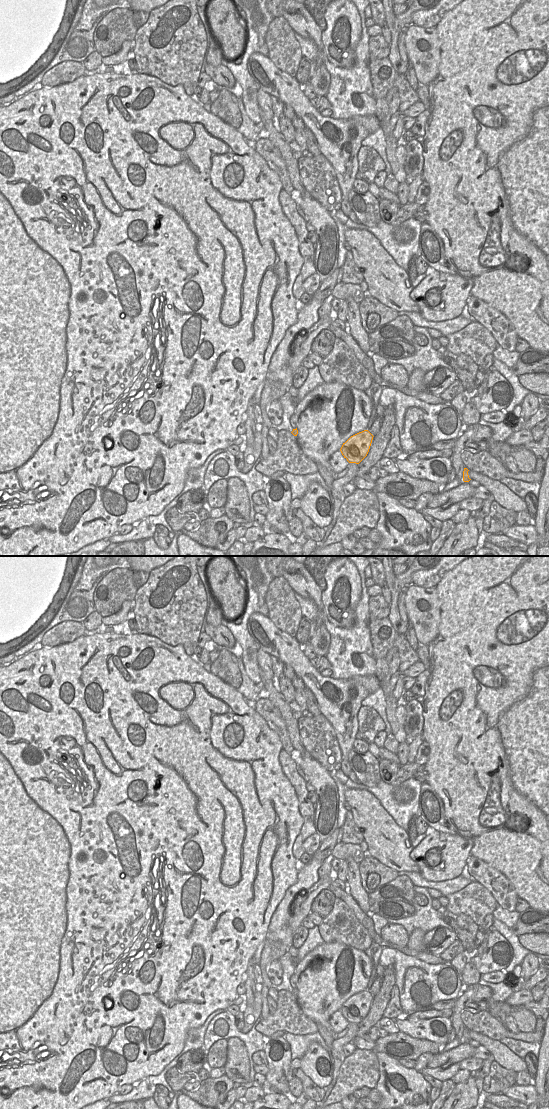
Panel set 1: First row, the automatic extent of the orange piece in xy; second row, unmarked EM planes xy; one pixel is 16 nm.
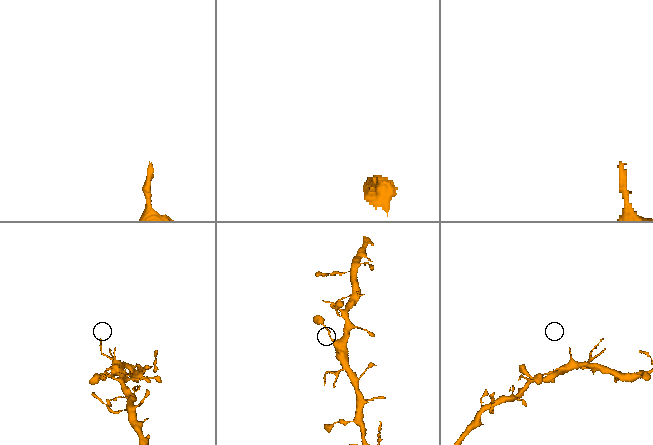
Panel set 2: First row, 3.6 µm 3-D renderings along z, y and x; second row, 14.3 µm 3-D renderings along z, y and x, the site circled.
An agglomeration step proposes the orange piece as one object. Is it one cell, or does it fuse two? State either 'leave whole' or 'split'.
leave whole

